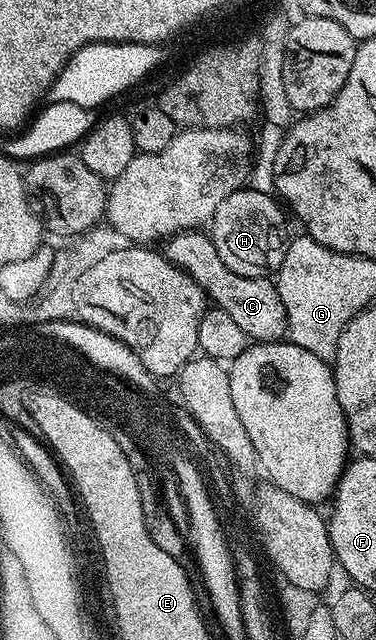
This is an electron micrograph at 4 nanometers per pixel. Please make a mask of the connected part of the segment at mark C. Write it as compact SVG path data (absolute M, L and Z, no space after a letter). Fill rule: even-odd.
M201 231L174 233L164 245L164 257L183 270L216 308L227 311L227 316L241 328L243 335L249 337L250 342L280 341L286 336L285 308L276 284L269 277L248 277L231 271L231 267L219 259L213 240Z

